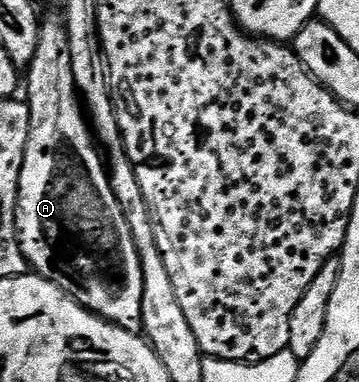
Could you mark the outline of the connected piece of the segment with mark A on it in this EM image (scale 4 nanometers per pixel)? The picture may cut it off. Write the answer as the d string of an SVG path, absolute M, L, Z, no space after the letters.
M45 21L41 25L38 52L26 70L26 86L27 82L30 132L26 140L26 156L20 173L16 205L16 234L20 237L20 250L35 273L57 282L75 302L82 304L92 314L121 326L123 330L139 331L142 326L144 273L138 248L134 244L124 209L114 196L109 171L102 161L89 119L82 109L74 68L70 64L68 31L61 23L59 26L56 22Z

